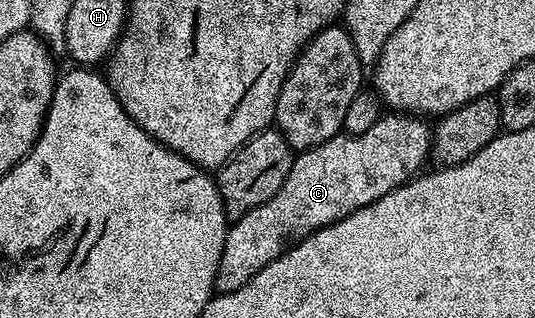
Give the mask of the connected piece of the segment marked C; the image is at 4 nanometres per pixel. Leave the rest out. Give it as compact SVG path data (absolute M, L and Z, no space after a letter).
M383 114L377 122L373 122L373 126L369 126L369 130L340 134L312 148L302 149L292 159L291 169L281 190L277 190L277 194L269 198L269 202L261 202L261 206L249 210L249 214L228 227L225 250L217 266L215 292L232 292L245 286L245 282L249 282L253 274L269 266L269 262L276 260L290 245L299 243L310 232L329 226L359 208L377 202L377 198L407 183L420 171L421 164L428 163L432 143L433 128L426 119L415 114Z

